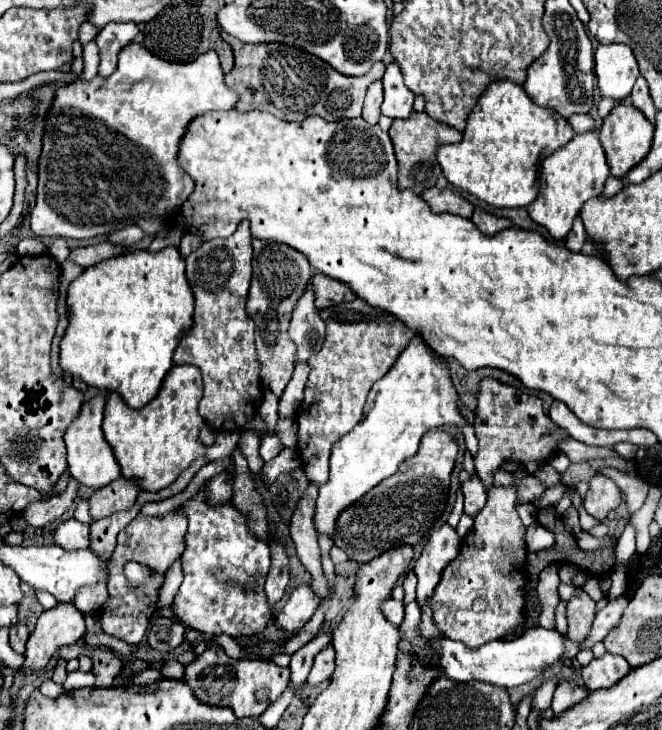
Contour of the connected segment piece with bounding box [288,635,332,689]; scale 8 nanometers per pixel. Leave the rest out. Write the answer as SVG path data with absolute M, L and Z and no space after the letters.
M320 635L316 637L314 641L310 641L308 645L304 645L302 649L298 649L294 655L292 655L292 661L290 661L290 685L292 689L300 689L306 679L308 679L308 673L310 673L310 667L312 667L312 659L314 655L324 649L326 643L330 643L330 637L332 635Z

